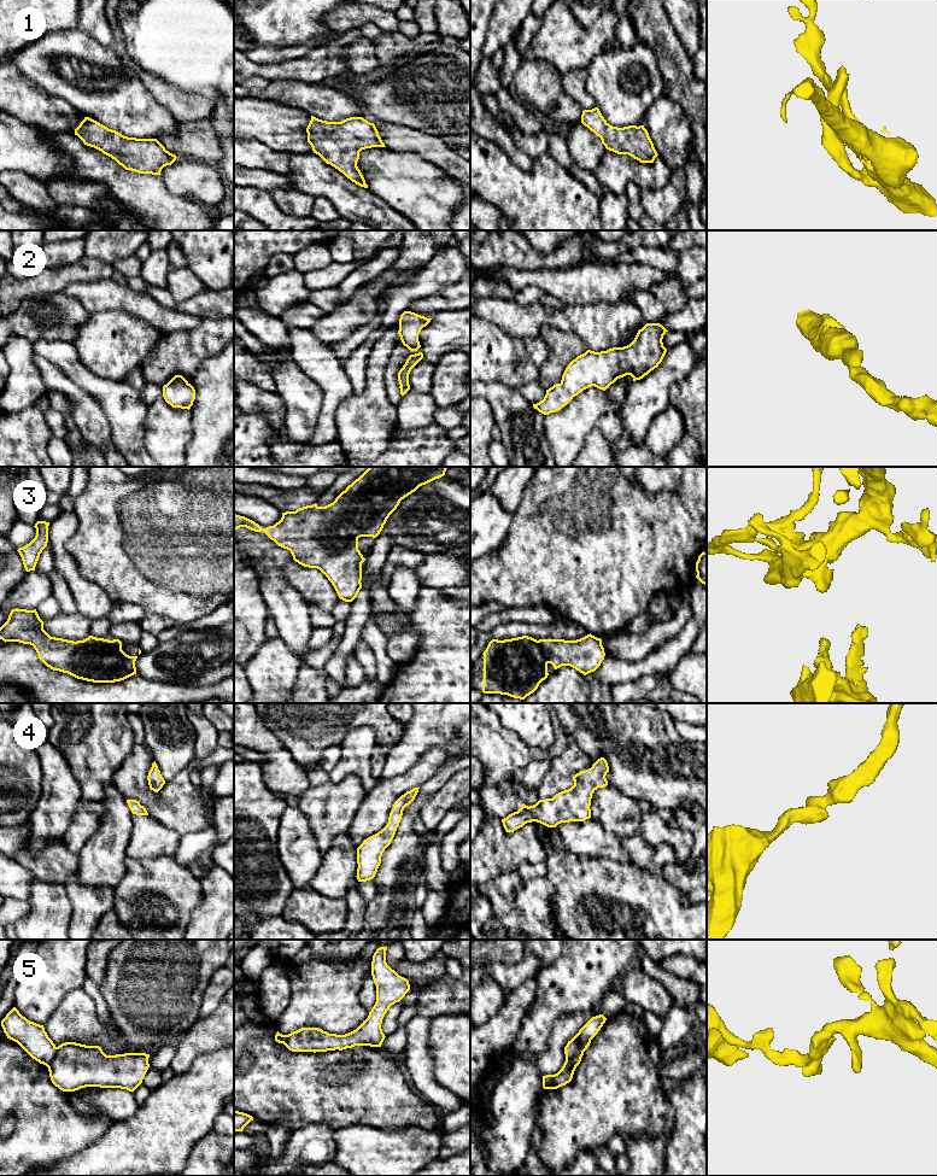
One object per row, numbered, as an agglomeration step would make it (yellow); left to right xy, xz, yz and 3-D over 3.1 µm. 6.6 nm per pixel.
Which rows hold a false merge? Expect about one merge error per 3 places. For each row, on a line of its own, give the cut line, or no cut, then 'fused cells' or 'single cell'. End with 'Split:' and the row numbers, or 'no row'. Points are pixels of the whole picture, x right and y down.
1: cut none; single cell
2: cut none; single cell
3: cut none; single cell
4: cut none; single cell
5: cut yz (590, 1039), (583, 1040), (577, 1052), (566, 1059); fused cells
Split: 5

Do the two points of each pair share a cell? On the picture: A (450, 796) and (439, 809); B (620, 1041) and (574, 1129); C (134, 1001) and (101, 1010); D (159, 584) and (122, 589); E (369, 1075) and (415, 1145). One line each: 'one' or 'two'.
A: one
B: one
C: two
D: one
E: two

